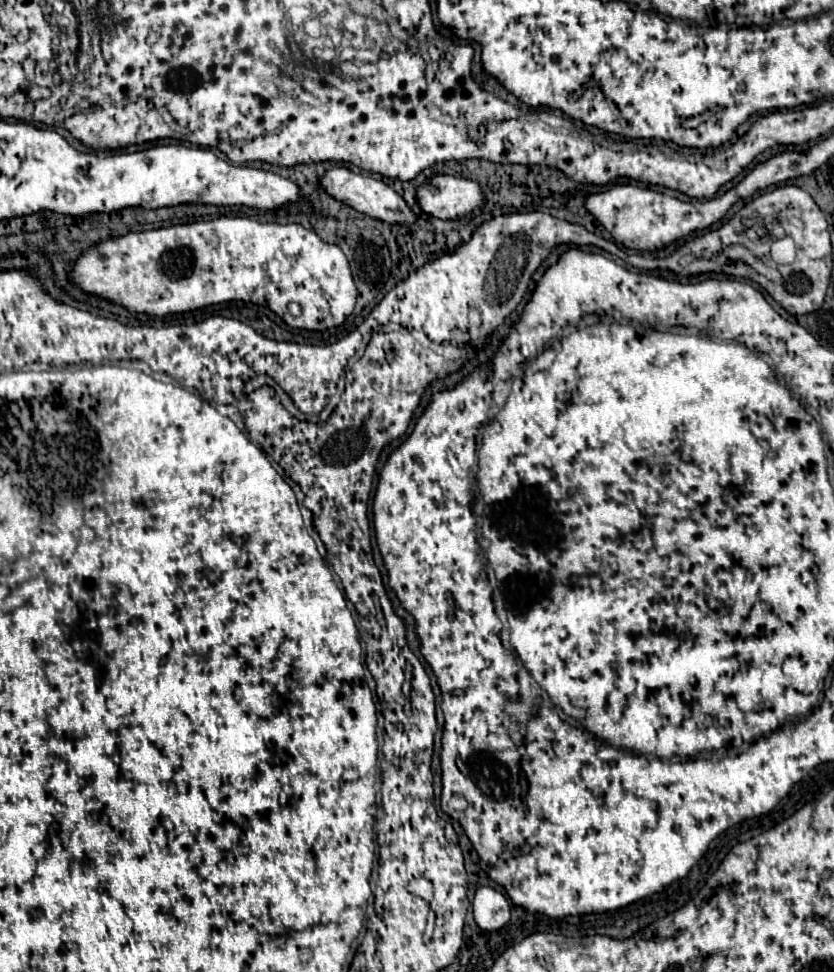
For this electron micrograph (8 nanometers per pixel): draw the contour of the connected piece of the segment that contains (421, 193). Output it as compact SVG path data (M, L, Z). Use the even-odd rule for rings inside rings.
M445 174L433 176L425 184L417 186L415 198L425 214L441 220L461 218L483 204L481 188L477 182Z

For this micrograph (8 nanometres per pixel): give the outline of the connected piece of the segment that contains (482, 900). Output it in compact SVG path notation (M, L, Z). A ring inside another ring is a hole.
M483 886L473 898L473 916L481 930L499 930L509 922L509 902L505 894Z

